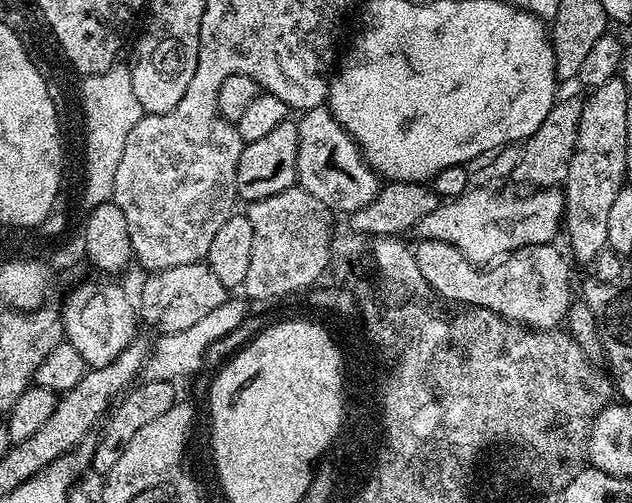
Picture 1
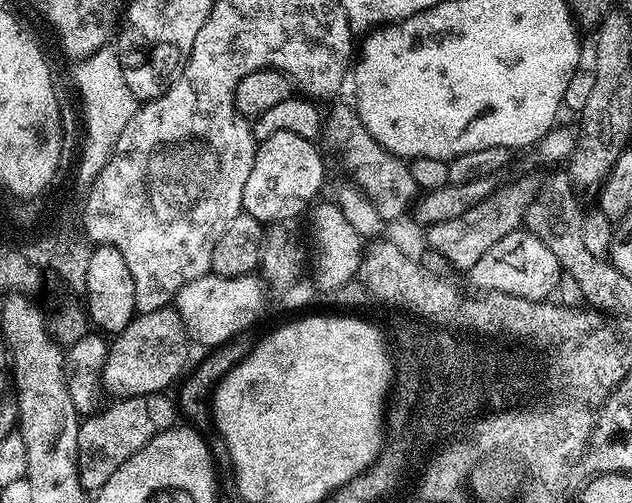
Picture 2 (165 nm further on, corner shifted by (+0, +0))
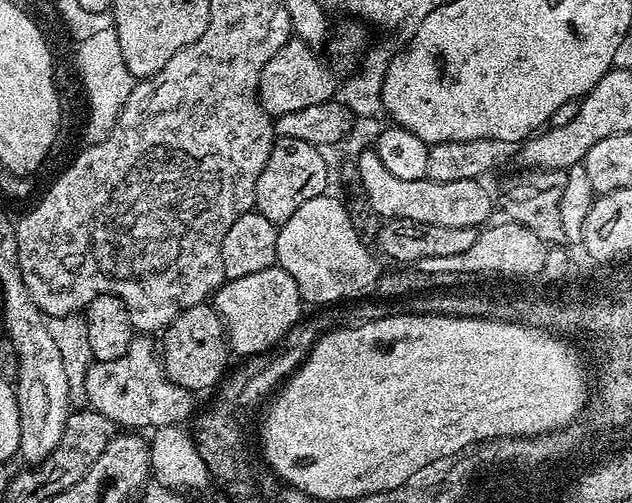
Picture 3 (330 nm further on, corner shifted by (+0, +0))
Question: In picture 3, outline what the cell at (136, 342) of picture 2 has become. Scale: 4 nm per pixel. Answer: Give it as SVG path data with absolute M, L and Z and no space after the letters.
M211 303L195 304L178 314L162 333L162 363L170 382L185 388L187 392L199 394L215 389L229 371L228 334L224 323Z

